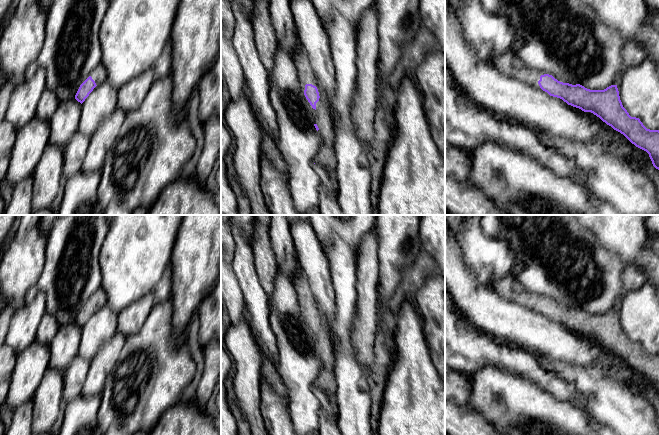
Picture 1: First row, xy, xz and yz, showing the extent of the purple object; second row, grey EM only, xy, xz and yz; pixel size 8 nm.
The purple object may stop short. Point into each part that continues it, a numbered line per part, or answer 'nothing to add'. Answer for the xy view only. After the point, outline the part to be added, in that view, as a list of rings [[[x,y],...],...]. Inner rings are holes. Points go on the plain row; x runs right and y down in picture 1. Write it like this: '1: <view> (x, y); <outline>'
1: xy (99, 298); [[[102,288],[98,289],[92,296],[92,303],[95,305],[96,309],[101,308],[105,304],[107,304],[107,296]]]

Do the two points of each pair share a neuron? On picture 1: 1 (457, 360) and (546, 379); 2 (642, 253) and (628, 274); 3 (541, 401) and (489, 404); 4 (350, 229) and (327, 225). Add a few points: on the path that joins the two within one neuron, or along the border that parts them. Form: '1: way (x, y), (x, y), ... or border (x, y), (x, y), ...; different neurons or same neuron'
1: way (479, 357), (503, 357), (517, 360), (524, 364); same neuron
2: border (625, 264), (639, 265); different neurons
3: way (528, 404), (502, 404); same neuron
4: way (344, 225), (333, 225); same neuron

